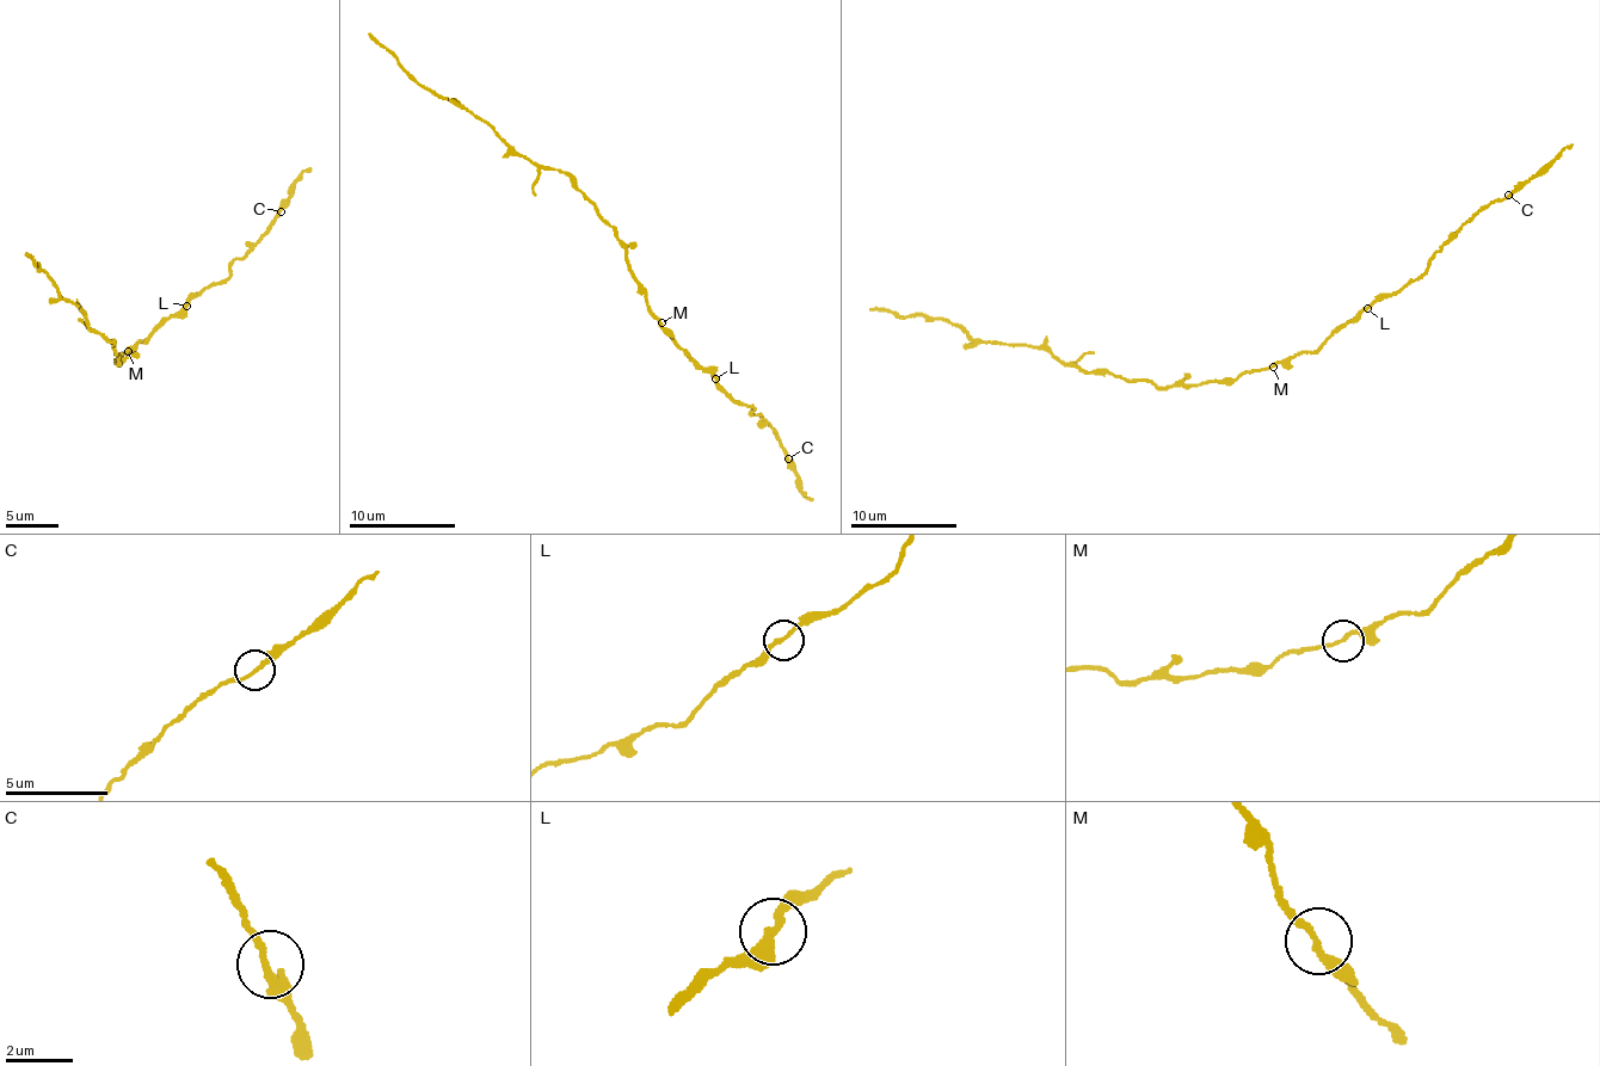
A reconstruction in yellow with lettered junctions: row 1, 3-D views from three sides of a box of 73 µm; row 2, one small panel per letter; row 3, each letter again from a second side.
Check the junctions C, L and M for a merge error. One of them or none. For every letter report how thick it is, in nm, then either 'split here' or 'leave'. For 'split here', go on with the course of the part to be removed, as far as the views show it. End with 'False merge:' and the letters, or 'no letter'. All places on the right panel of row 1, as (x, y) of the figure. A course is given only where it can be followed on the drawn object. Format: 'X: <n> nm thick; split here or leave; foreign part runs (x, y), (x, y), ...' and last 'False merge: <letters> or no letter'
C: 190 nm thick; leave
L: 200 nm thick; leave
M: 190 nm thick; split here; foreign part runs (1272, 365), (1198, 386), (1163, 387), (1144, 380), (1065, 367), (1042, 349), (978, 342), (941, 320), (869, 308)
False merge: M

